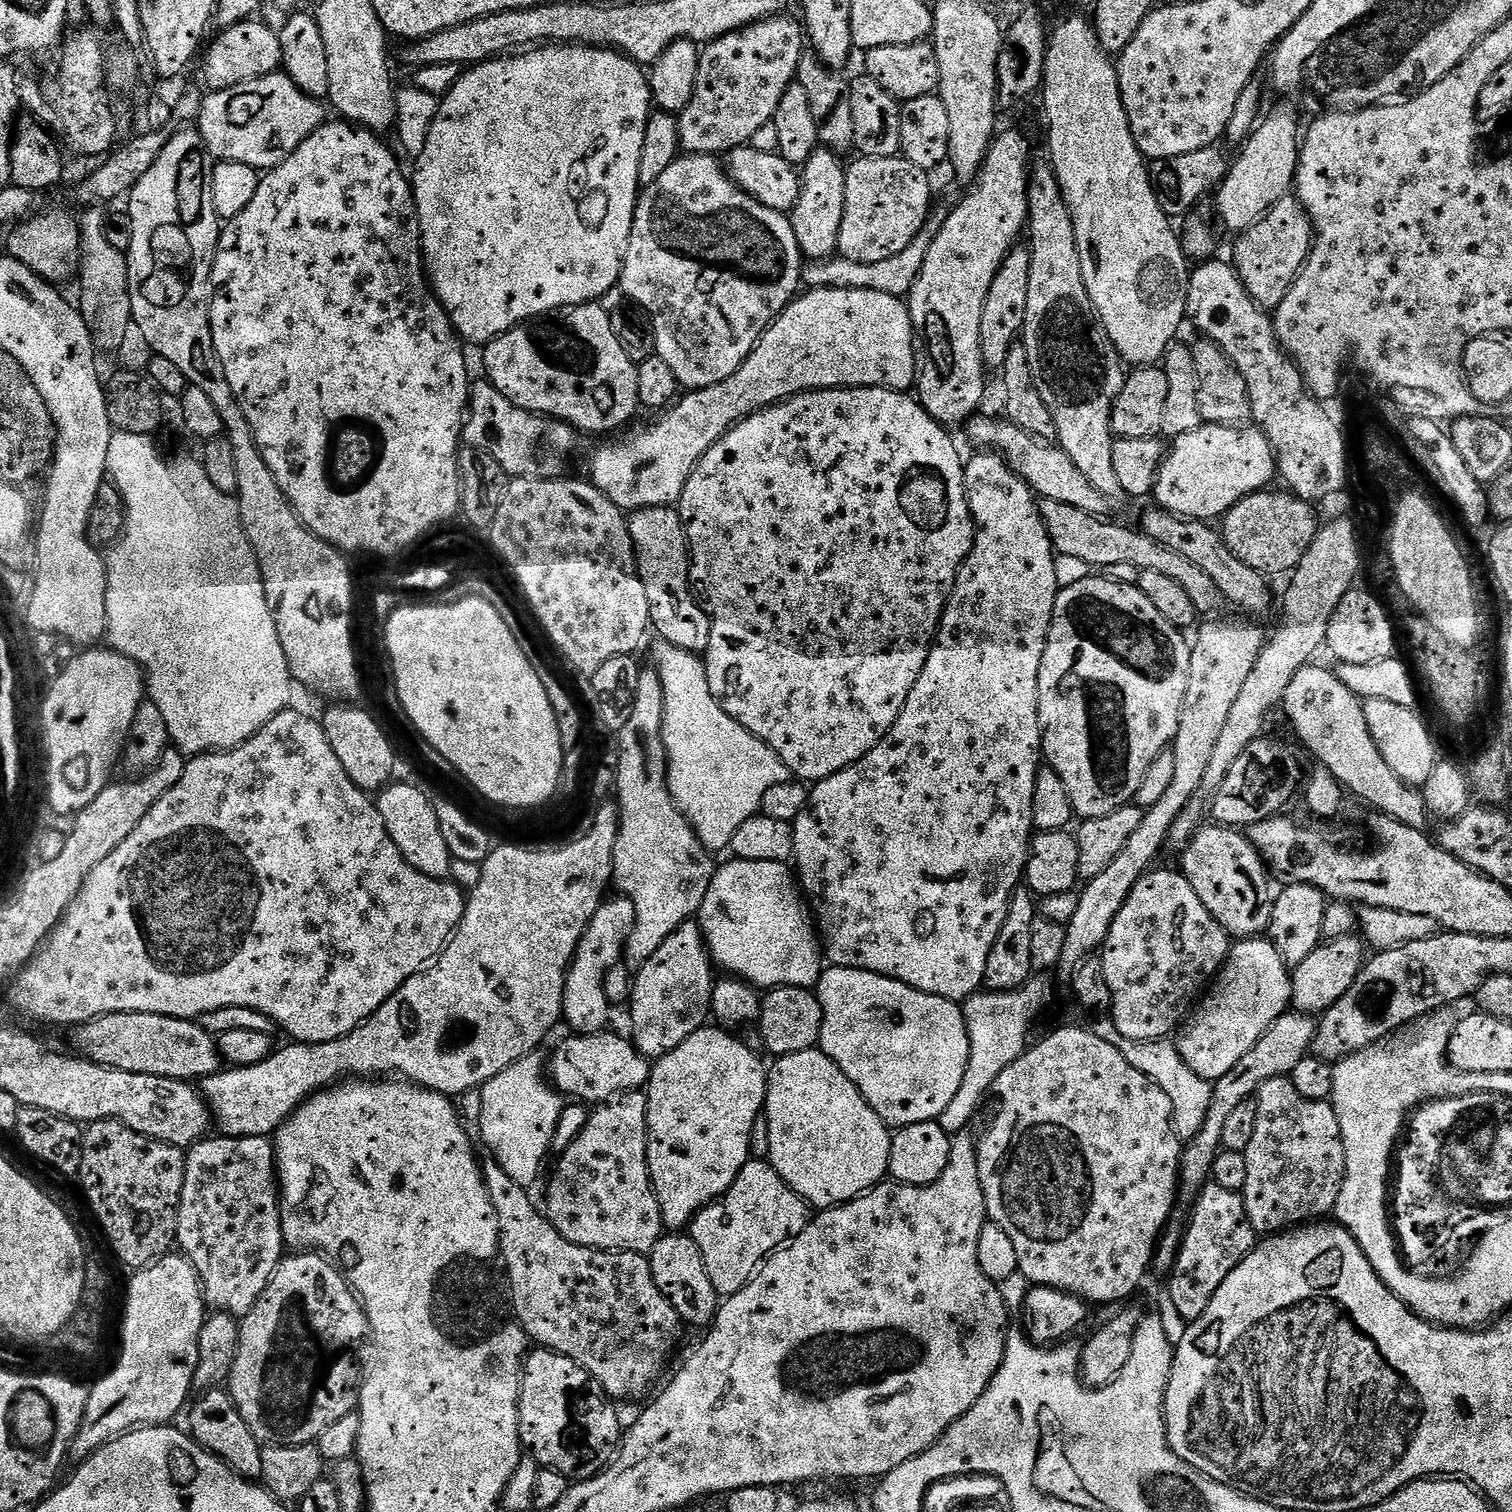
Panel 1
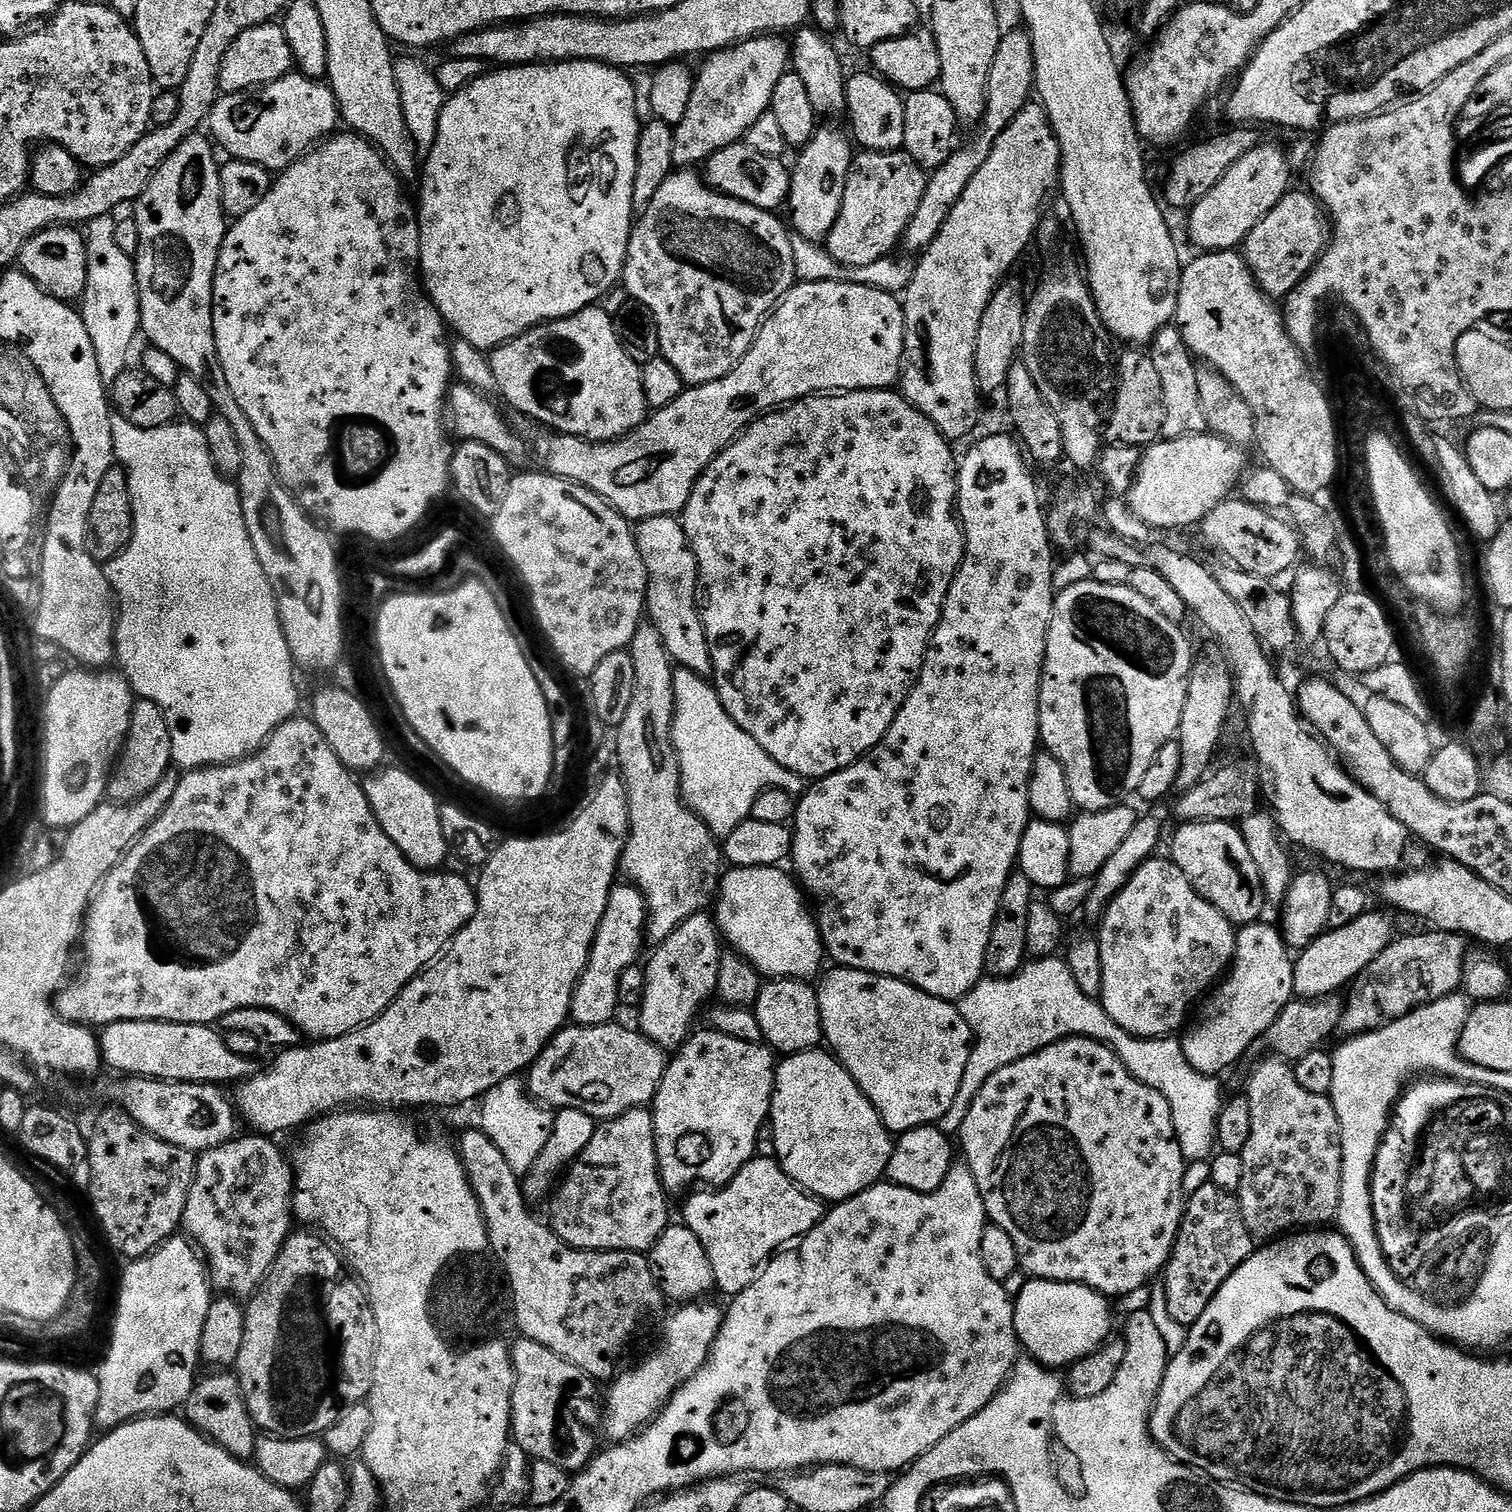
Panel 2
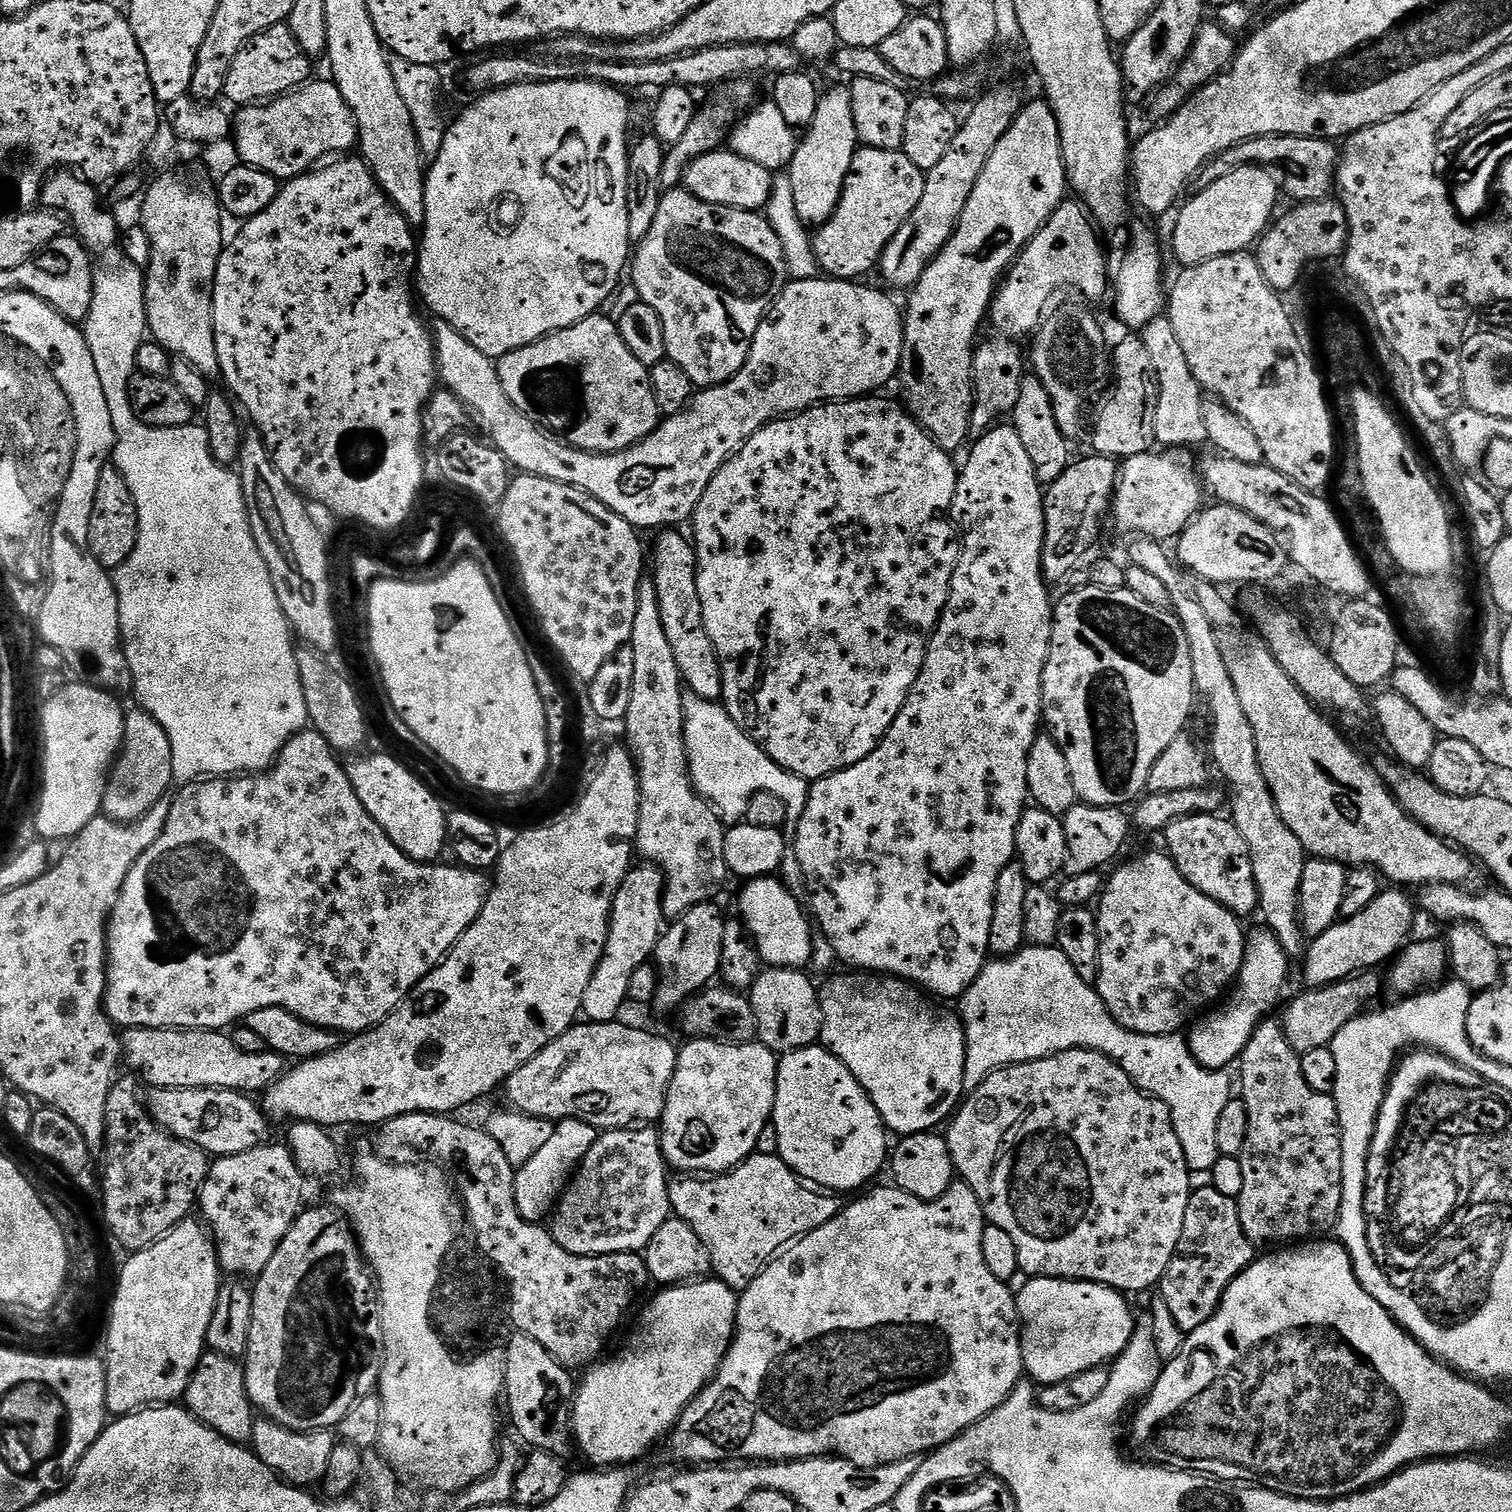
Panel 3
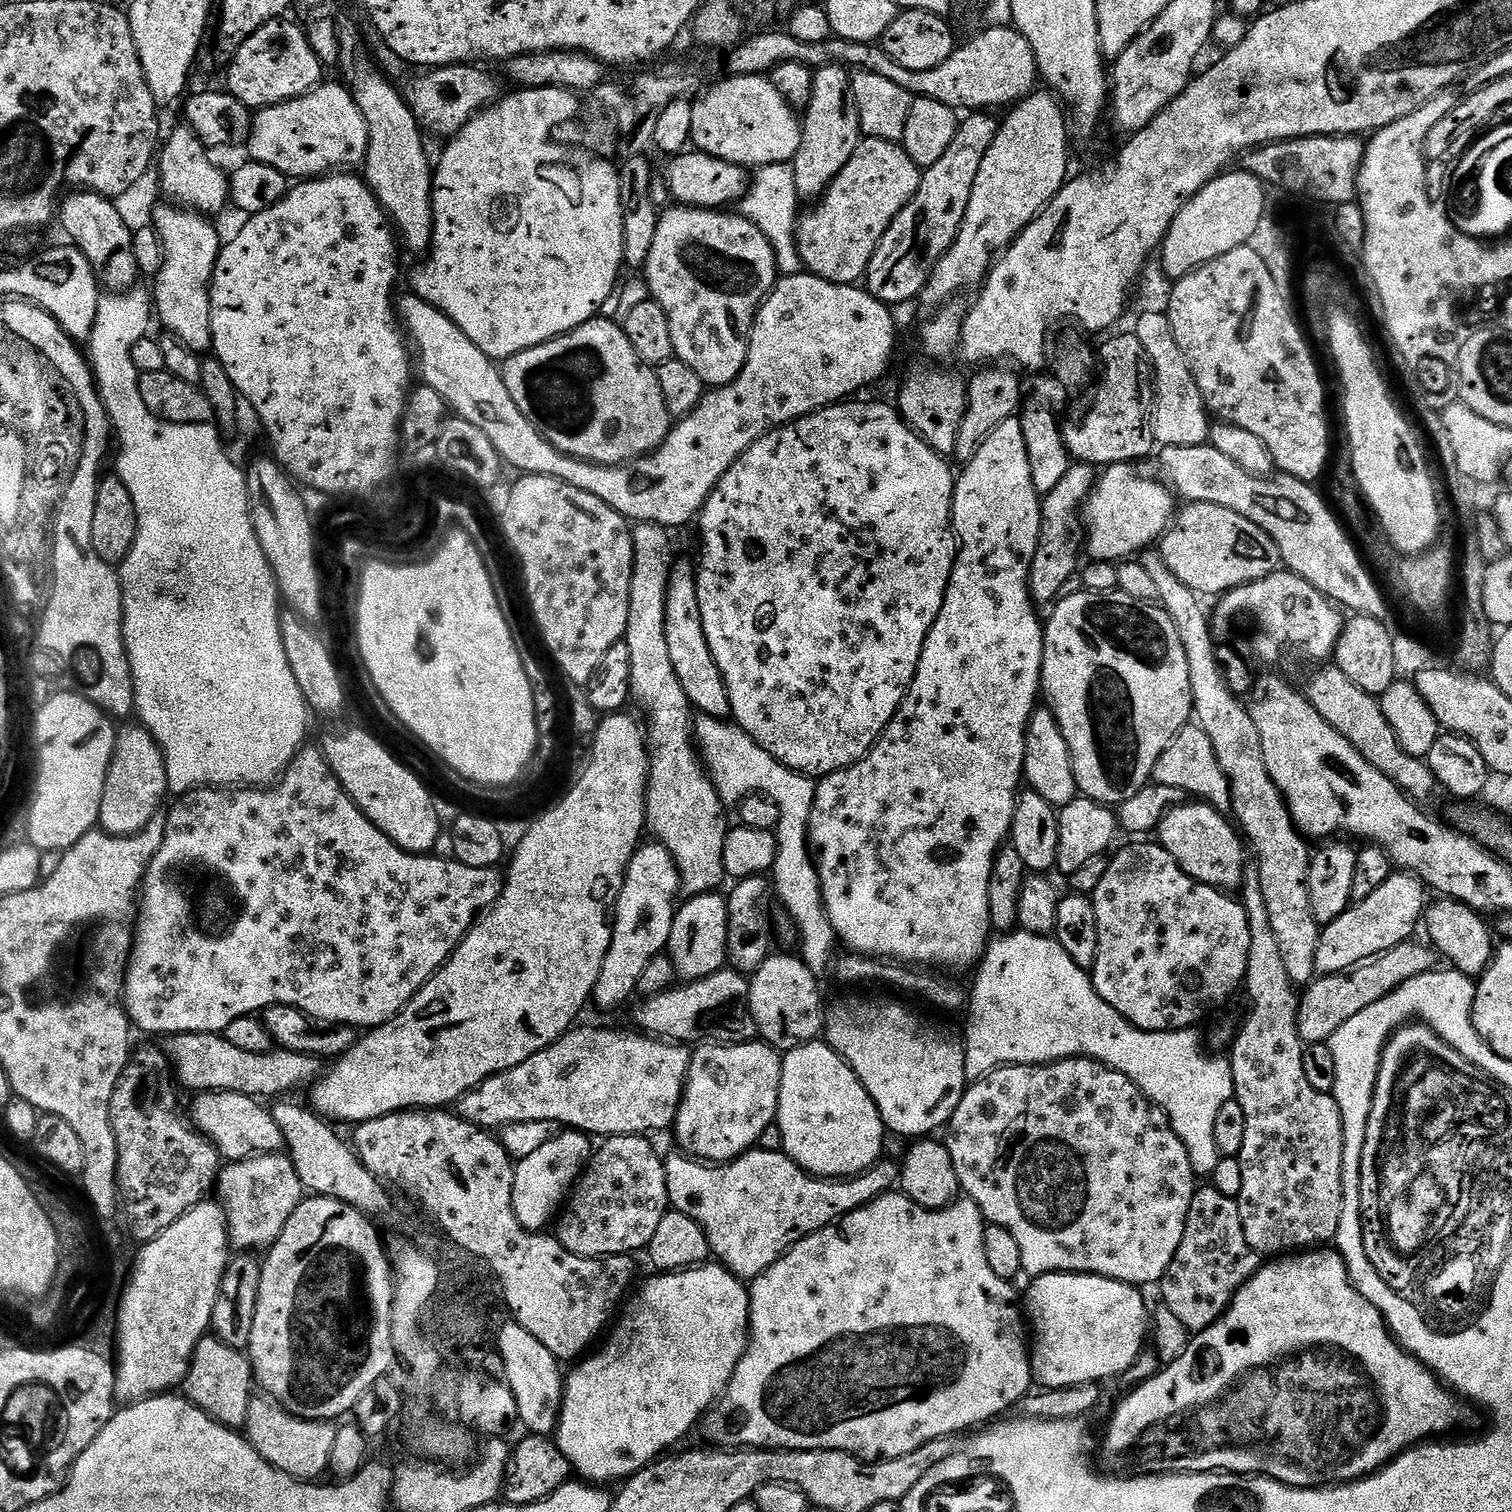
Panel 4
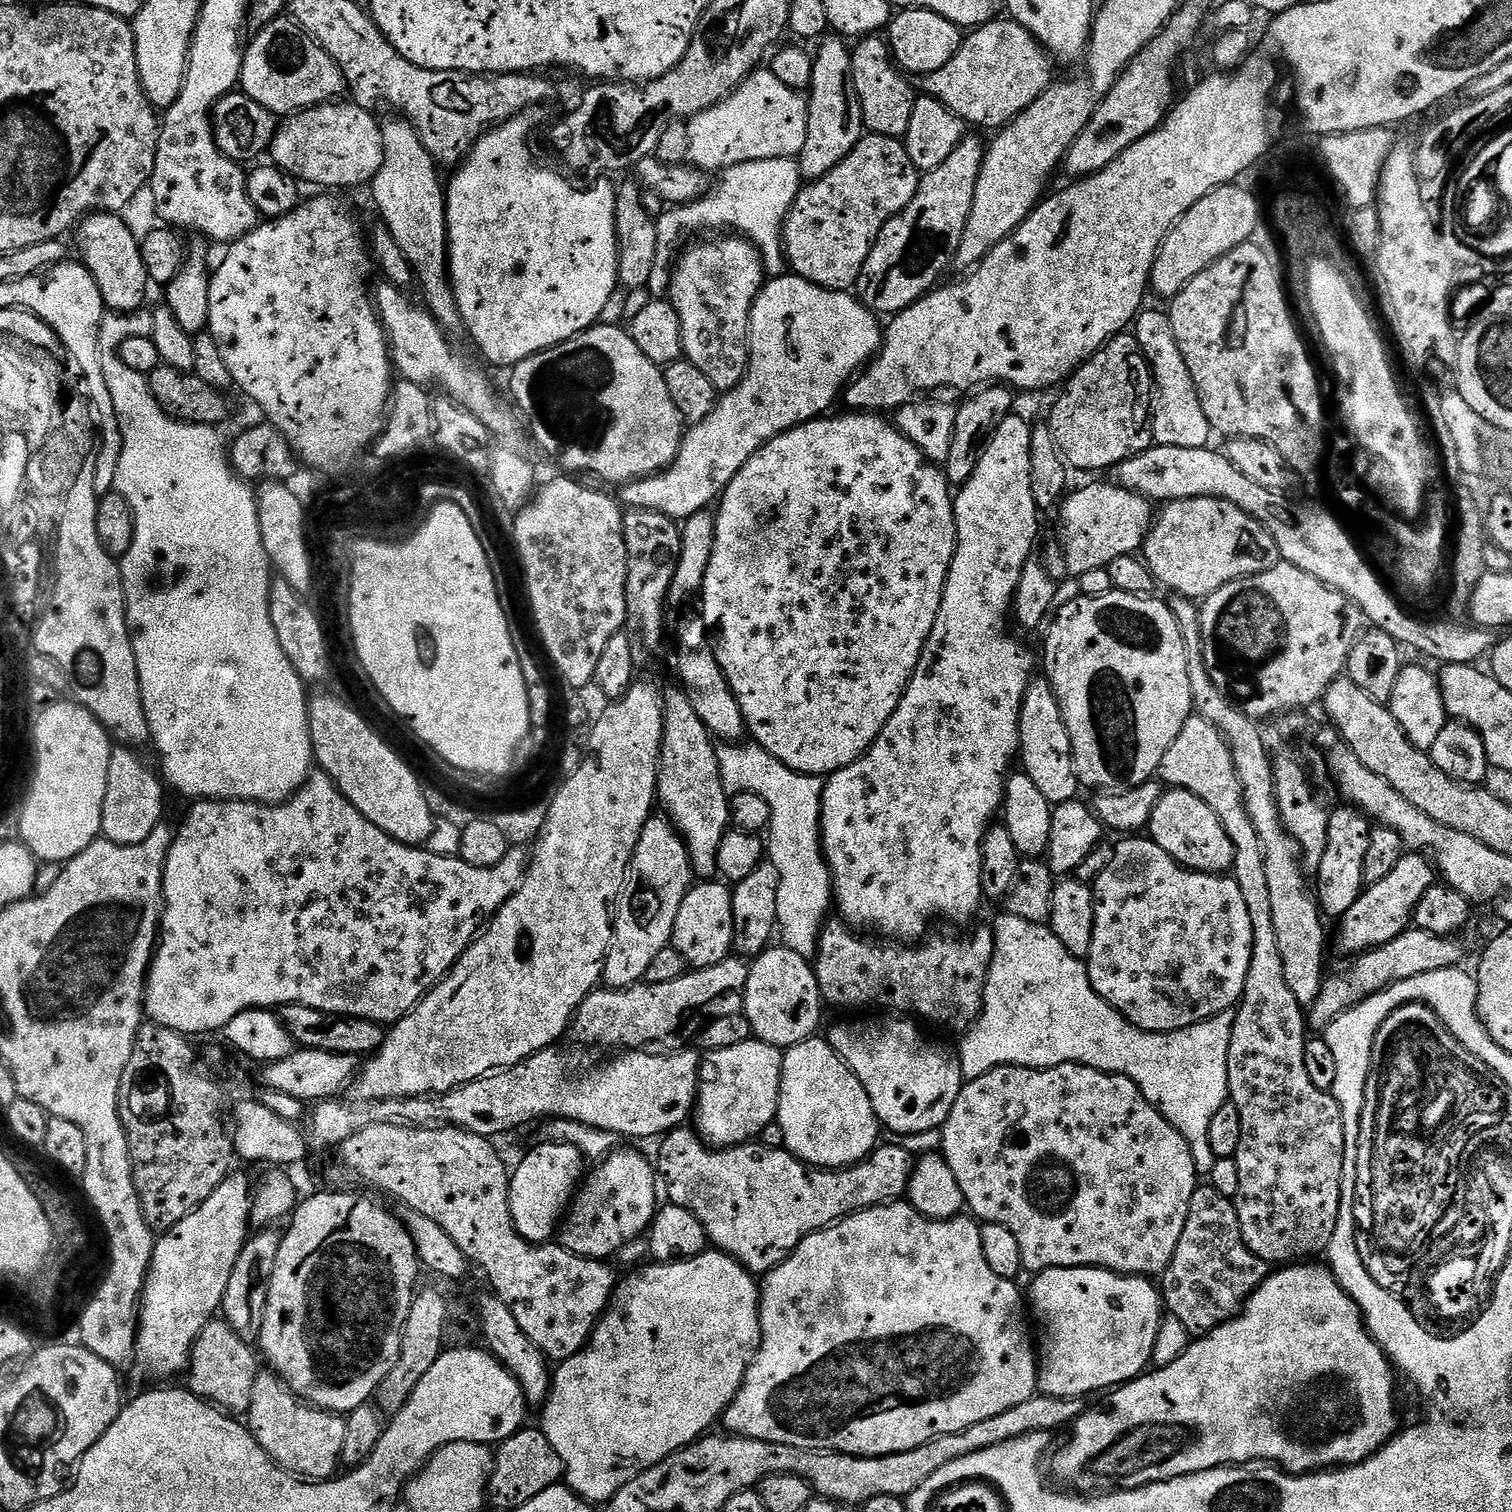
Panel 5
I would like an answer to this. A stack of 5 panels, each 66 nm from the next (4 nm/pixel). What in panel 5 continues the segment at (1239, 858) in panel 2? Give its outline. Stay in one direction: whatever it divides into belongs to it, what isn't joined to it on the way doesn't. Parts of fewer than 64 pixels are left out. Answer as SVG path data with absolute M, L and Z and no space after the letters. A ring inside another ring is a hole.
M1168 788L1165 791L1158 806L1154 806L1146 832L1154 843L1170 854L1170 858L1191 872L1209 872L1219 876L1232 871L1234 844L1230 842L1230 834L1226 834L1222 822L1218 822L1218 814L1214 814L1214 810L1210 810L1202 798L1186 790Z

